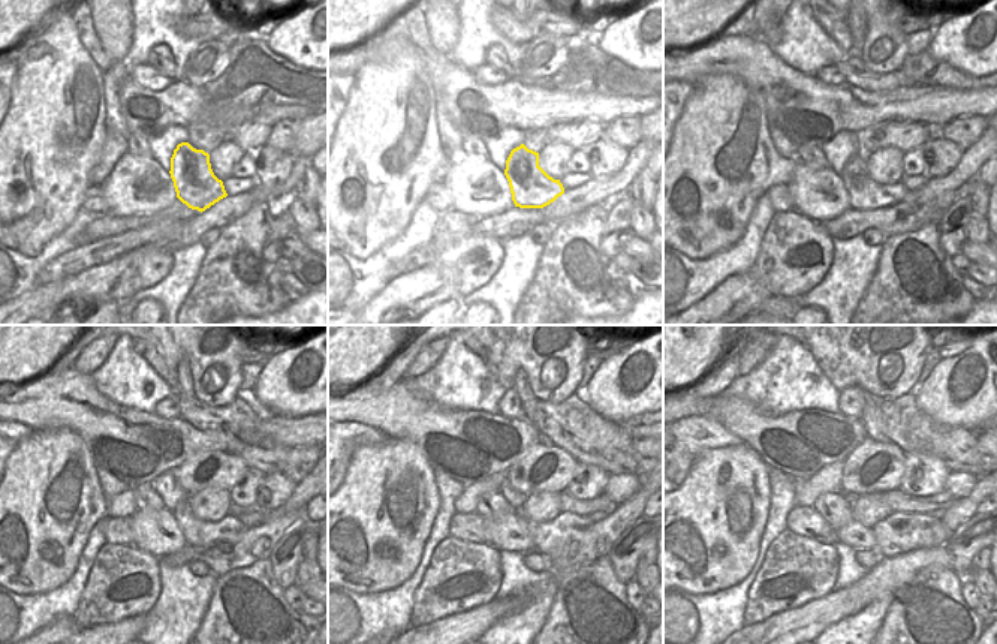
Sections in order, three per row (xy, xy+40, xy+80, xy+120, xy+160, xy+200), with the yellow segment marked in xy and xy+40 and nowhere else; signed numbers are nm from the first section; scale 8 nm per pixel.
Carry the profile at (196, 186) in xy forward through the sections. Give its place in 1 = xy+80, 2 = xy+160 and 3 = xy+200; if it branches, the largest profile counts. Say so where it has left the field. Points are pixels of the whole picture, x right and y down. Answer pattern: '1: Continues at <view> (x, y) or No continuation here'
1: Continues at xy+80 (866, 193)
2: Continues at xy+160 (554, 538)
3: Continues at xy+200 (900, 532)

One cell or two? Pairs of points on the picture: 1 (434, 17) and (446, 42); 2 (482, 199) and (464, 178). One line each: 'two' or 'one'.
1: one
2: one

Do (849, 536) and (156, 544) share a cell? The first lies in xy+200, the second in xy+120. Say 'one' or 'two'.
one

